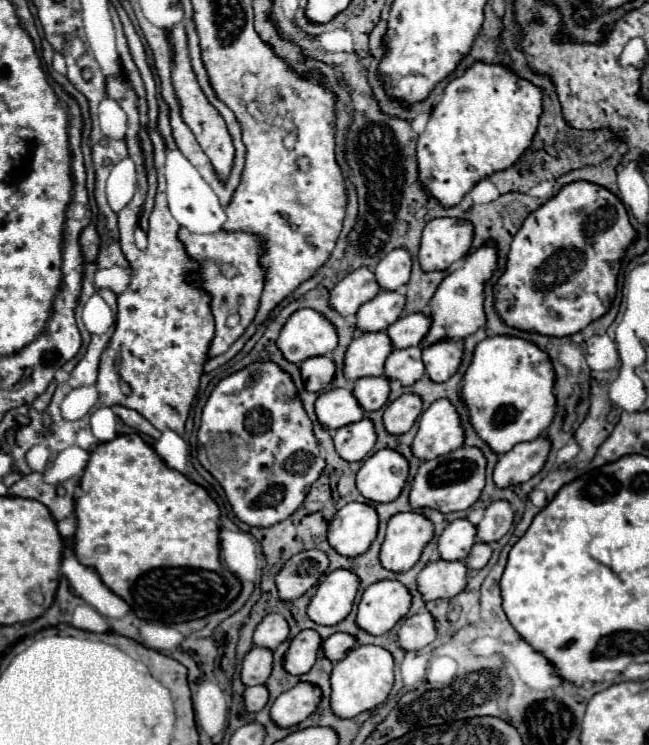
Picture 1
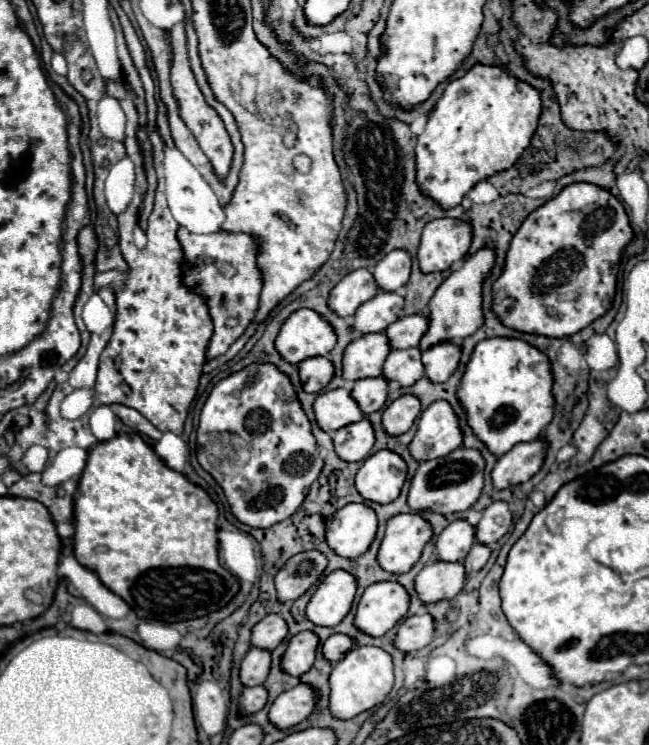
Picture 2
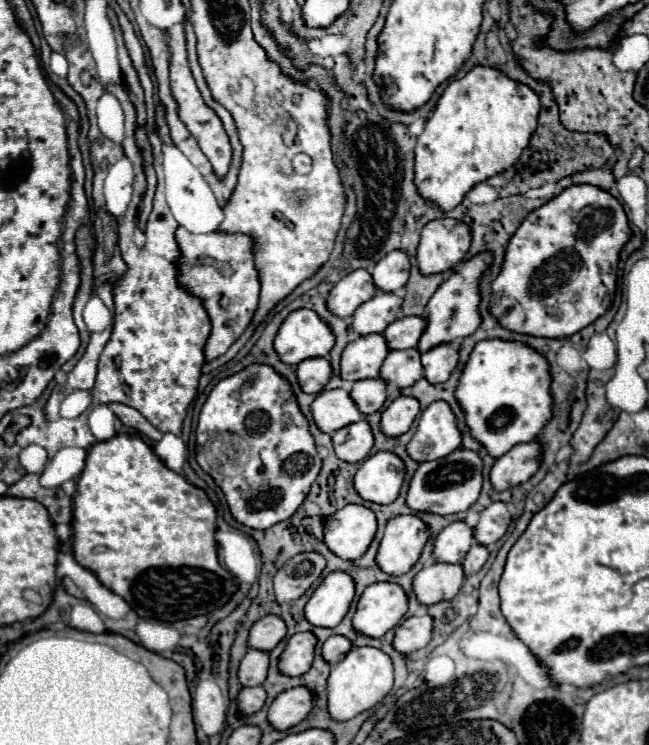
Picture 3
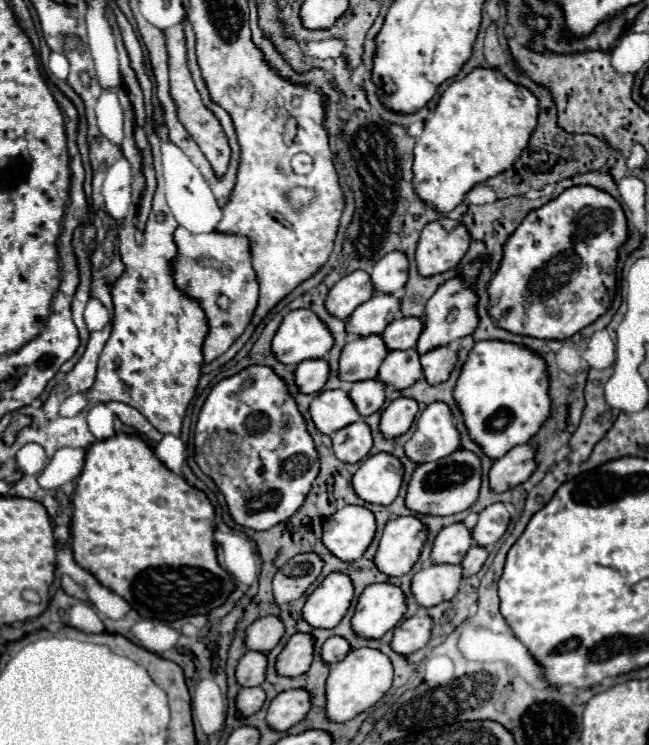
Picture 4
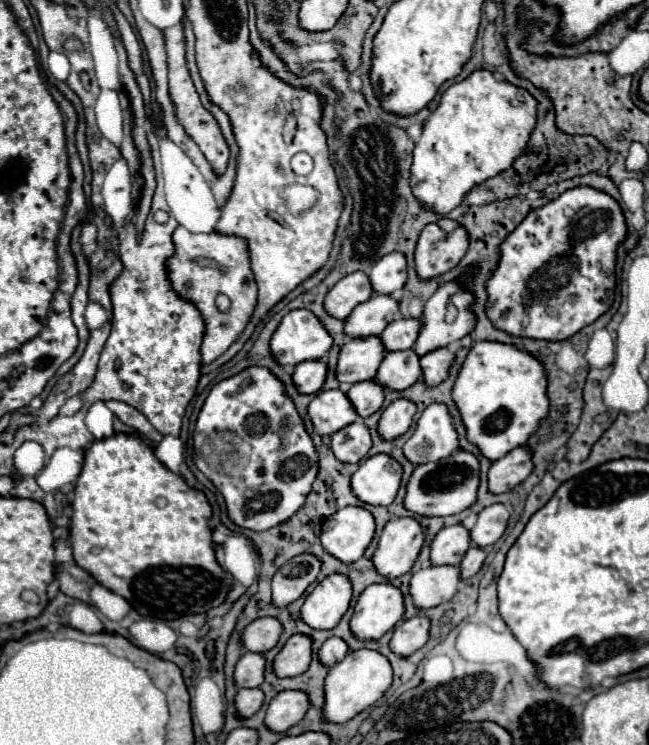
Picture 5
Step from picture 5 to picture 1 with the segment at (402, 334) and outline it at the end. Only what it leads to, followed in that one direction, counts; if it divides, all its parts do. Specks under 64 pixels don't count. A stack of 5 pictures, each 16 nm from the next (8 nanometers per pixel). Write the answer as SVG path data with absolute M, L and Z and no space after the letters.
M410 314L410 316L402 316L394 324L390 324L386 328L386 334L392 342L392 348L418 346L420 340L424 338L424 332L428 332L430 322L432 320L428 320L426 314Z

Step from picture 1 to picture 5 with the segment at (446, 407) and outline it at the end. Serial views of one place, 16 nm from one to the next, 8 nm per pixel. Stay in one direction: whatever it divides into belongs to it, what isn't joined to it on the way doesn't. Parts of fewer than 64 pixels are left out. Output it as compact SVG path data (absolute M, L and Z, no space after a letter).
M430 404L410 440L402 446L404 456L414 464L436 462L450 456L458 448L458 434L452 424L452 416L444 404Z

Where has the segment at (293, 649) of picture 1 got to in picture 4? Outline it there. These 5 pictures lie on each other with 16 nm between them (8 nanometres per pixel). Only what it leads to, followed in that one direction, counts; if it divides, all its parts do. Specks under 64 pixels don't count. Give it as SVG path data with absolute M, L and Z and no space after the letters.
M294 634L282 652L276 656L276 674L278 676L300 676L310 668L312 662L312 644L310 634Z

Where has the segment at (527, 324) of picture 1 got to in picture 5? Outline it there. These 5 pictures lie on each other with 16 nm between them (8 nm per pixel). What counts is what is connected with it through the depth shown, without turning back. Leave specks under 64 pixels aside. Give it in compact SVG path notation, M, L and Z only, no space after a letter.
M572 188L546 206L532 210L500 244L500 260L492 270L486 292L486 316L492 326L520 338L560 342L596 322L614 300L616 246L626 238L624 214L612 196L594 188Z

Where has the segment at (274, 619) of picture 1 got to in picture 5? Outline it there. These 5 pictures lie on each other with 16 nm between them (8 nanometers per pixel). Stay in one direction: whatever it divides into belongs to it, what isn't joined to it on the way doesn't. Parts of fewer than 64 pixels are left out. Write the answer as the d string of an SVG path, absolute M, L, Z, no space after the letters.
M260 618L250 622L244 630L242 630L242 648L248 652L268 652L270 648L276 646L280 638L280 622L272 620L272 618Z

